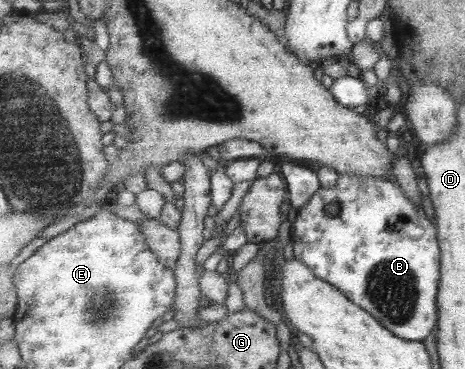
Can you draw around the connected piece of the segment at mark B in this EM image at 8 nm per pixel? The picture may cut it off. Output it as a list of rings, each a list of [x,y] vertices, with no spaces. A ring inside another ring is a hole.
[[[340,175],[339,186],[324,189],[298,210],[292,230],[295,256],[304,260],[321,279],[340,288],[349,299],[380,319],[385,327],[409,341],[429,339],[440,319],[440,283],[442,280],[442,247],[438,225],[433,223],[421,205],[413,203],[395,179]],[[338,202],[339,213],[328,215],[327,207]]]

